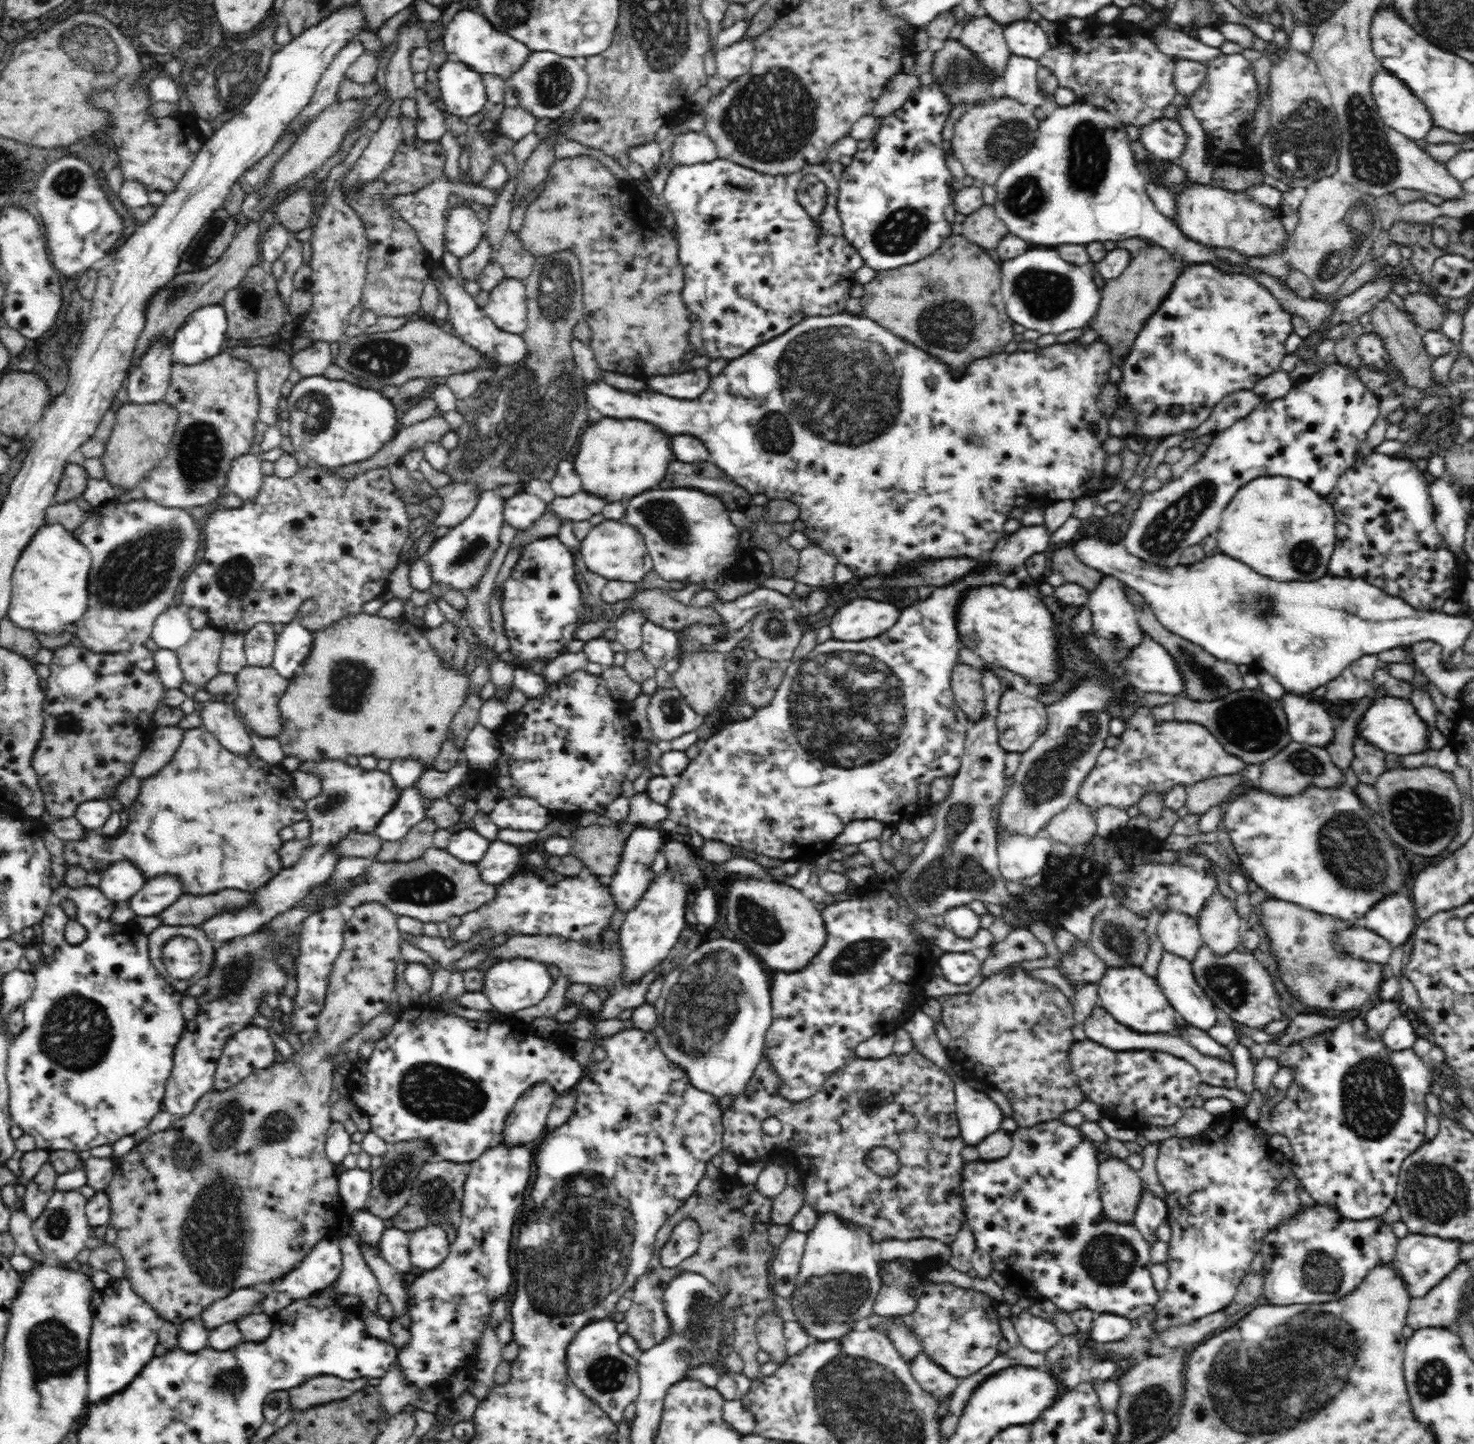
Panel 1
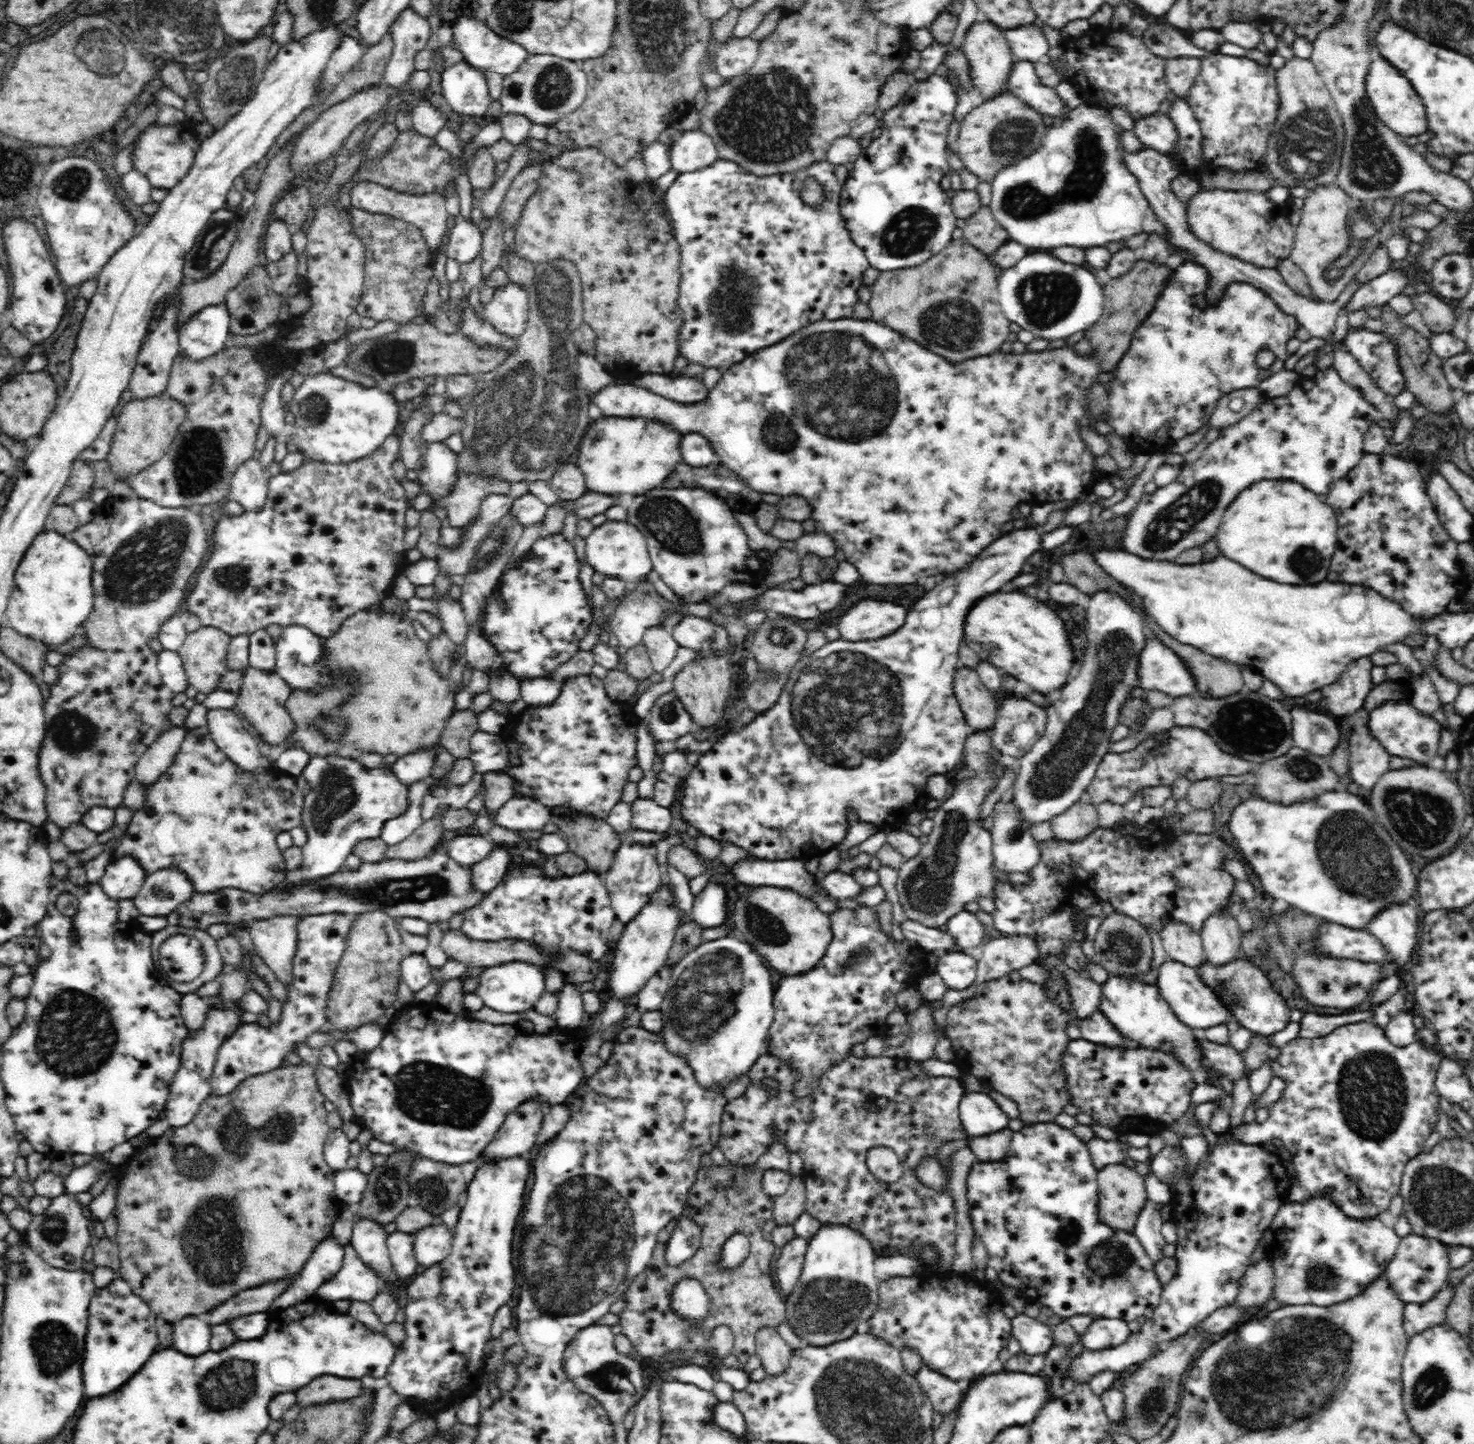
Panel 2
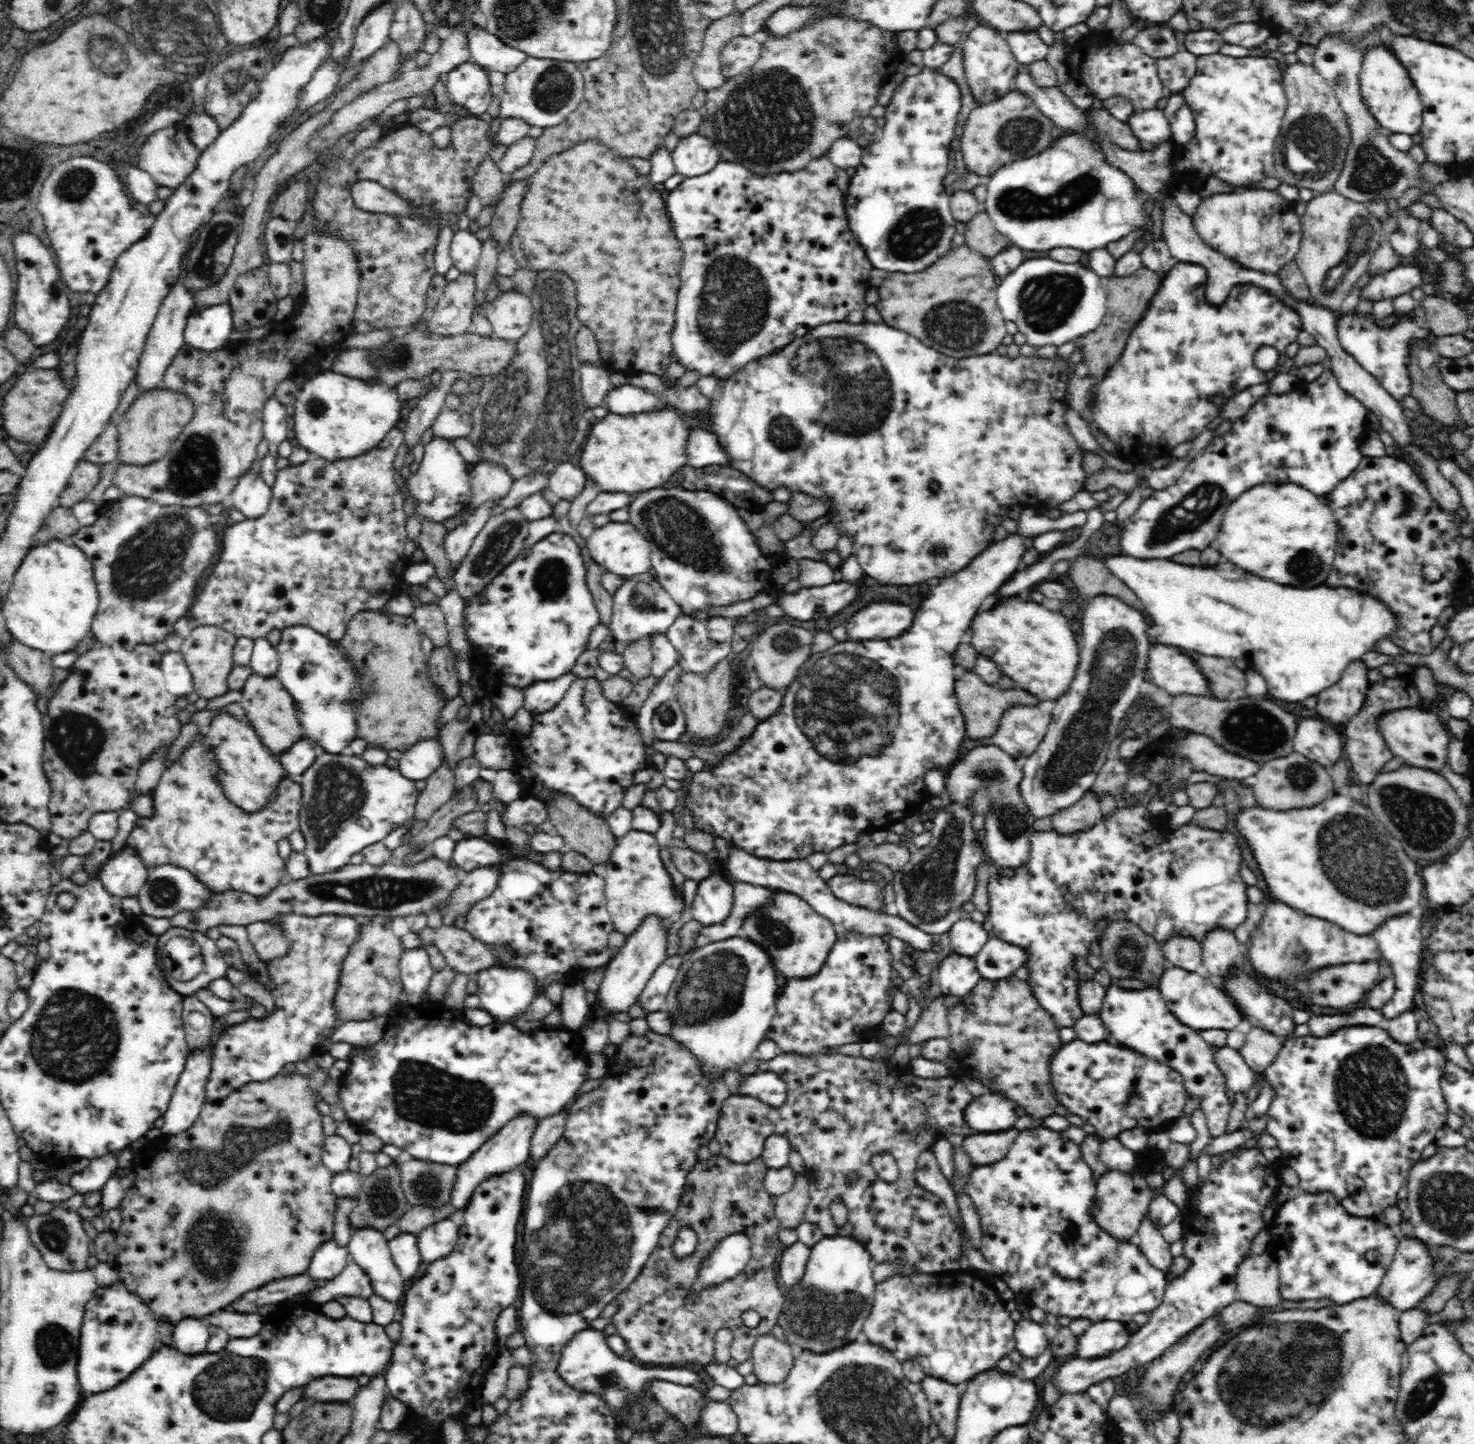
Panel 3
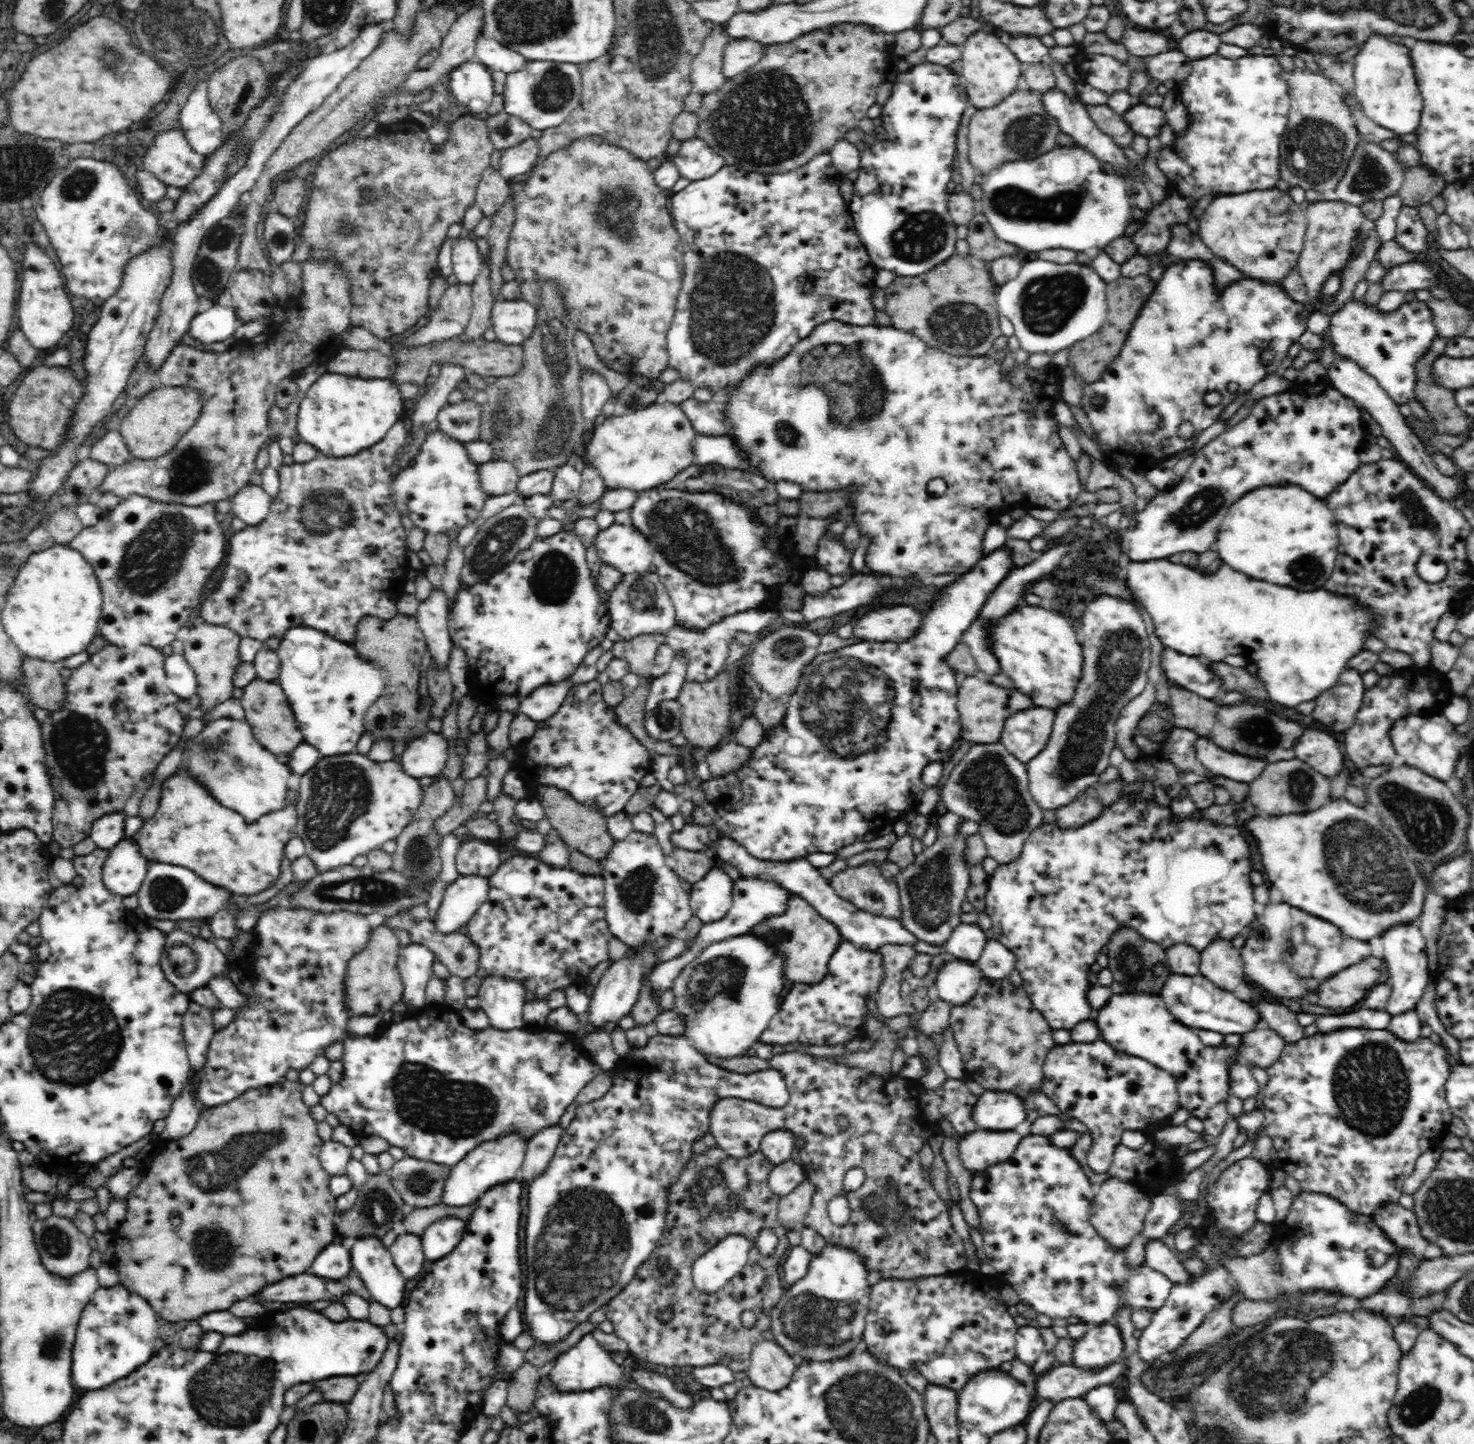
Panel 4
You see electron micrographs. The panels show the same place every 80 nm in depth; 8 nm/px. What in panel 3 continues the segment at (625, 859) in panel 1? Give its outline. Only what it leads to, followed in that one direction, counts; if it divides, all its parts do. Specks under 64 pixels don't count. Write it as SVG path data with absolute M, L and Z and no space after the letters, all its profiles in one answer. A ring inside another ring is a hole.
M634 830L617 839L609 865L594 865L592 871L605 880L608 910L612 915L614 930L629 935L648 913L656 913L673 921L684 910L684 899L674 889L662 859L660 846L654 834Z

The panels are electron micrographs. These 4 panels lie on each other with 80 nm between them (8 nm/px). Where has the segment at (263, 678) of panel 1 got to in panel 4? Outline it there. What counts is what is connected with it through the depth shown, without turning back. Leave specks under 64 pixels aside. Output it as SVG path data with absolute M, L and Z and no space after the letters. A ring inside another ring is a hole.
M256 677L245 687L241 696L241 705L245 710L245 720L250 724L255 738L266 750L286 760L287 756L305 739L298 727L296 717L284 689L276 681L267 681Z

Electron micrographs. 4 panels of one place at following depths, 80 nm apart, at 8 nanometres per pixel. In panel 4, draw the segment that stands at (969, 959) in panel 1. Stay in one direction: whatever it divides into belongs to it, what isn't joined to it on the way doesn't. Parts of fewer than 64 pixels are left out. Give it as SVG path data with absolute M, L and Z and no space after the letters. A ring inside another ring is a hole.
M946 957L938 968L933 995L952 1006L961 1005L973 998L983 980L975 962Z

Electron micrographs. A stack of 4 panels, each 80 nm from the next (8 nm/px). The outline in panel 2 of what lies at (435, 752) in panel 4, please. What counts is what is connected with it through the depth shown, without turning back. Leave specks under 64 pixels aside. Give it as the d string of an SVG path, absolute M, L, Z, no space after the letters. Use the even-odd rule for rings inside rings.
M434 750L428 752L414 752L398 758L390 766L394 776L404 786L410 786L416 782L424 781L430 777L433 765Z

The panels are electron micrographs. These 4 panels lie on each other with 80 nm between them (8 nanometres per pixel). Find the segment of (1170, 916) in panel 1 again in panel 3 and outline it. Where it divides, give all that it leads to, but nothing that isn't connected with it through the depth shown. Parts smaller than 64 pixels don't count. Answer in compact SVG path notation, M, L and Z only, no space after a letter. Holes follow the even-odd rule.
M1171 934L1163 940L1161 951L1172 965L1189 971L1198 970L1198 966L1203 964L1201 942L1193 936Z

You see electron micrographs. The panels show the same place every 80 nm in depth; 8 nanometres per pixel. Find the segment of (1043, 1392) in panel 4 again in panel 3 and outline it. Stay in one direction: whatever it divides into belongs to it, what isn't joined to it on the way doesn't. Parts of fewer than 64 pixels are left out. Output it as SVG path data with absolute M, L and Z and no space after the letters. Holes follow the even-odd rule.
M1238 1148L1232 1150L1232 1154L1222 1154L1222 1162L1218 1168L1208 1168L1208 1176L1204 1178L1202 1184L1197 1184L1196 1188L1188 1189L1188 1202L1182 1210L1182 1226L1184 1226L1184 1258L1188 1260L1188 1268L1180 1276L1168 1278L1165 1286L1160 1306L1156 1307L1150 1314L1150 1319L1146 1324L1132 1333L1128 1344L1113 1353L1102 1355L1101 1357L1086 1358L1073 1356L1069 1361L1065 1361L1059 1366L1057 1374L1053 1377L1056 1388L1064 1393L1082 1392L1087 1388L1102 1380L1103 1378L1114 1378L1121 1374L1128 1373L1131 1369L1146 1366L1151 1360L1158 1358L1166 1348L1176 1344L1188 1334L1192 1329L1196 1329L1206 1319L1212 1318L1225 1306L1239 1300L1237 1297L1236 1278L1238 1269L1248 1257L1254 1238L1260 1234L1260 1230L1265 1228L1264 1210L1278 1206L1279 1194L1284 1182L1280 1173L1274 1169L1273 1156L1254 1148Z

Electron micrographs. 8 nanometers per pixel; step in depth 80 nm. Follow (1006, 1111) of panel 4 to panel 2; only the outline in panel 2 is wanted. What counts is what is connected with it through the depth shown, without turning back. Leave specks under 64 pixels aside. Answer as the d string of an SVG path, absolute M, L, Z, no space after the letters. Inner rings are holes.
M964 1089L957 1109L964 1133L966 1133L966 1144L974 1138L1008 1128L1011 1120L984 1091L970 1092Z

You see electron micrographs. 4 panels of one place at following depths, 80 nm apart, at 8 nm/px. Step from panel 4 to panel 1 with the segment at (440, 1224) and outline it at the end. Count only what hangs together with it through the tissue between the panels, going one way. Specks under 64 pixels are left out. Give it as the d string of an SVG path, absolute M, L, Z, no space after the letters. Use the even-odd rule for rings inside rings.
M430 1225L410 1232L407 1249L411 1266L423 1271L438 1268L449 1253L449 1246L446 1231L440 1226Z

